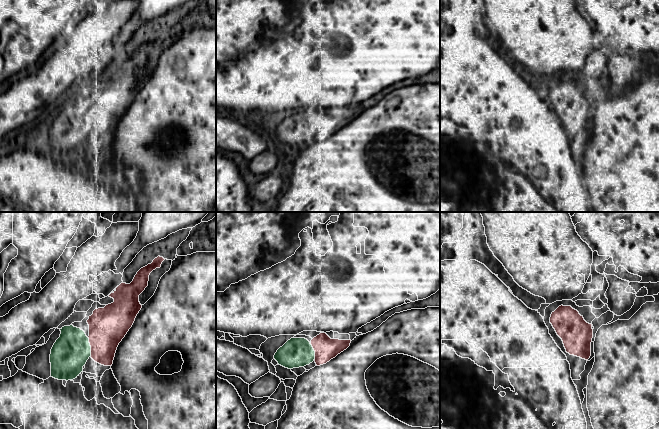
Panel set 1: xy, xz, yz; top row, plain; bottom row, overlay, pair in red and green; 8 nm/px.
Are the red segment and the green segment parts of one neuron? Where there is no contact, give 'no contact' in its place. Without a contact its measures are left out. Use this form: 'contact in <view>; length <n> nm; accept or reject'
contact in xy; length 160 nm; accept

